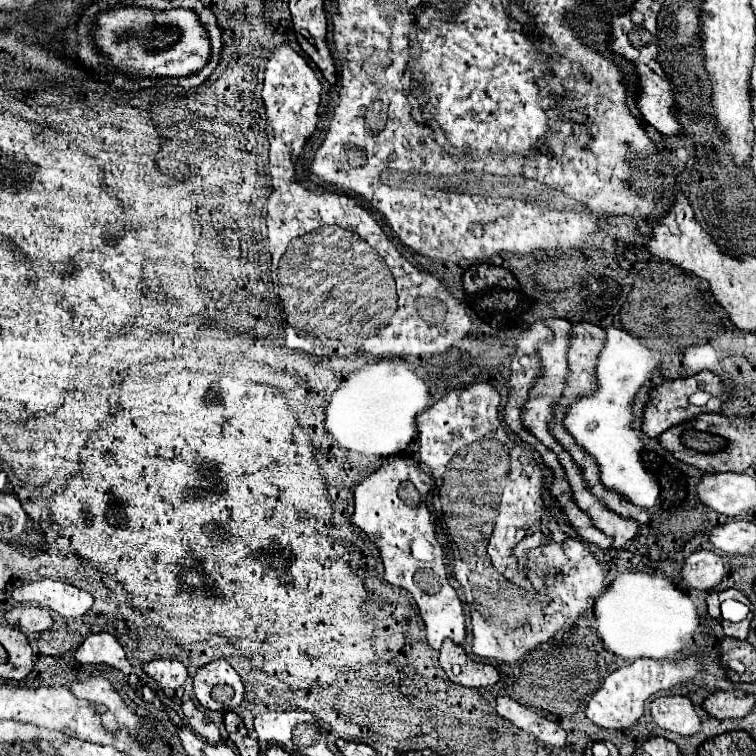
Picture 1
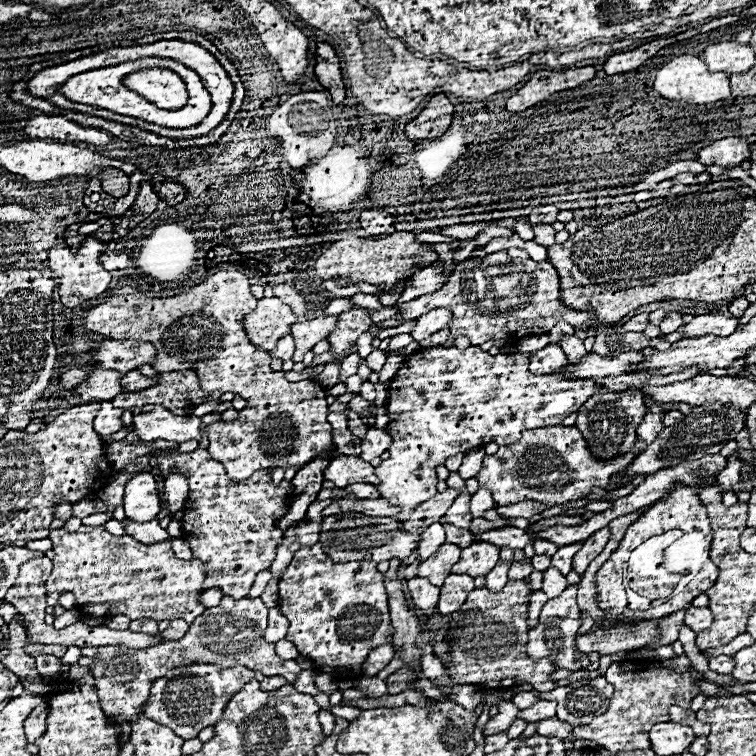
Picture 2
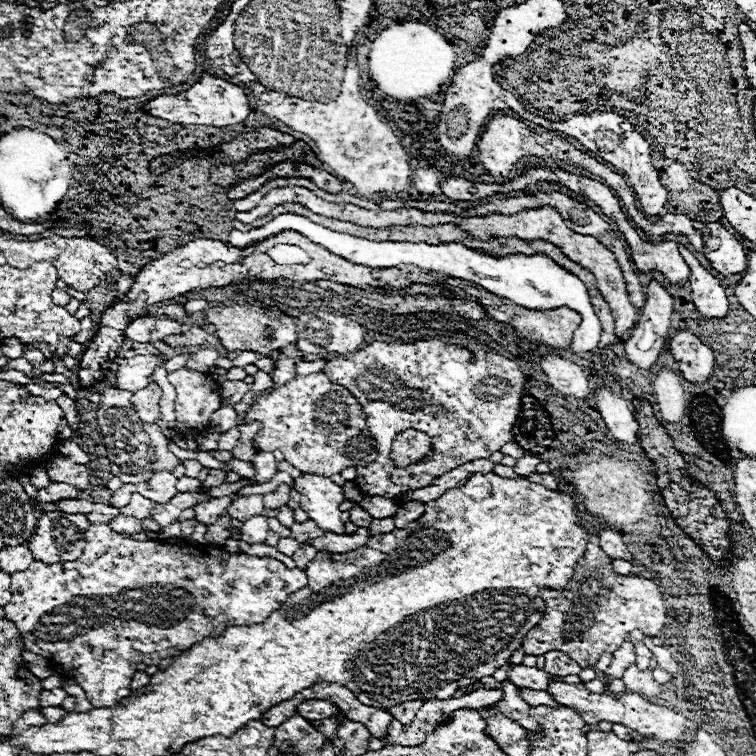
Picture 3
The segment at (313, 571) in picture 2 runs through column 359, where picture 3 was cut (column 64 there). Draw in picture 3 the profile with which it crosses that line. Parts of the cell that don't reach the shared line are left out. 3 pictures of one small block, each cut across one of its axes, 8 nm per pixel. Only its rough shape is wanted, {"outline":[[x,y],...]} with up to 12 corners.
{"outline":[[84,530],[10,574],[4,618],[92,706],[307,576]]}

